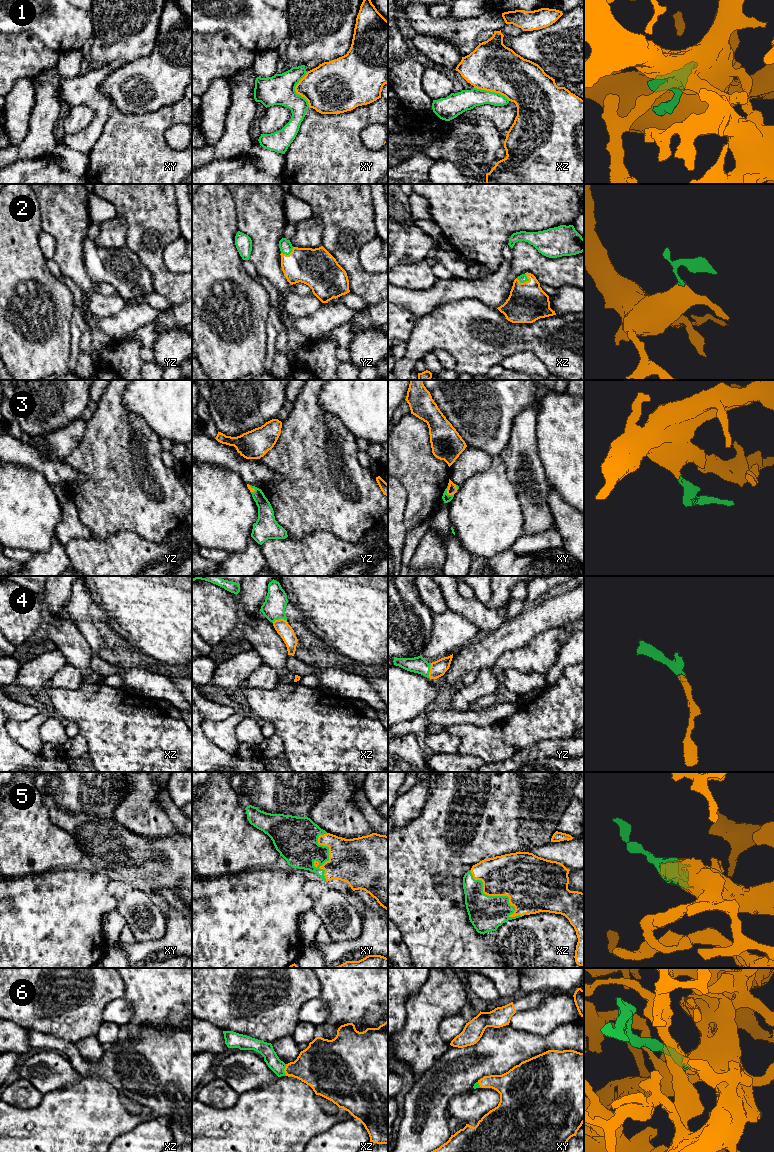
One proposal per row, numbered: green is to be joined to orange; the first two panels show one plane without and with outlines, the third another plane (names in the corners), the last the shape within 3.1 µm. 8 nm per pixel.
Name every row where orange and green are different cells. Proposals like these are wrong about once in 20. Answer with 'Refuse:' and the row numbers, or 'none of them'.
Refuse: none of them

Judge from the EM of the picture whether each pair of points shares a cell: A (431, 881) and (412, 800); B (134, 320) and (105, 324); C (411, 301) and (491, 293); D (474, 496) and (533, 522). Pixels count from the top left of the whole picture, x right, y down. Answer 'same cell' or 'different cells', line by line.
A: different cells
B: same cell
C: same cell
D: different cells

